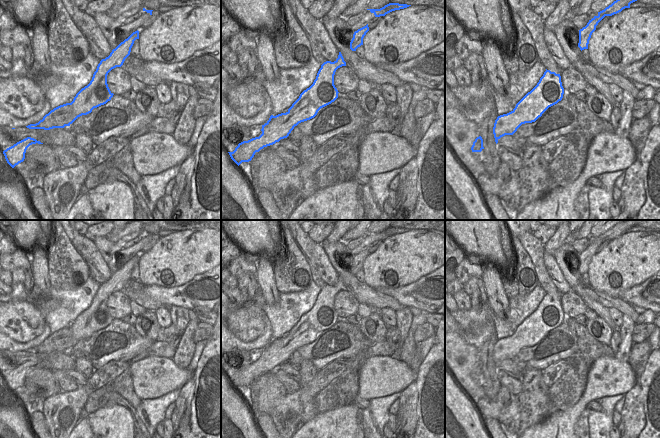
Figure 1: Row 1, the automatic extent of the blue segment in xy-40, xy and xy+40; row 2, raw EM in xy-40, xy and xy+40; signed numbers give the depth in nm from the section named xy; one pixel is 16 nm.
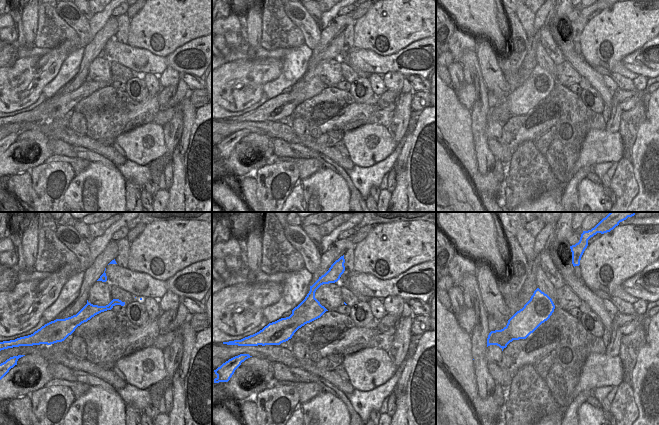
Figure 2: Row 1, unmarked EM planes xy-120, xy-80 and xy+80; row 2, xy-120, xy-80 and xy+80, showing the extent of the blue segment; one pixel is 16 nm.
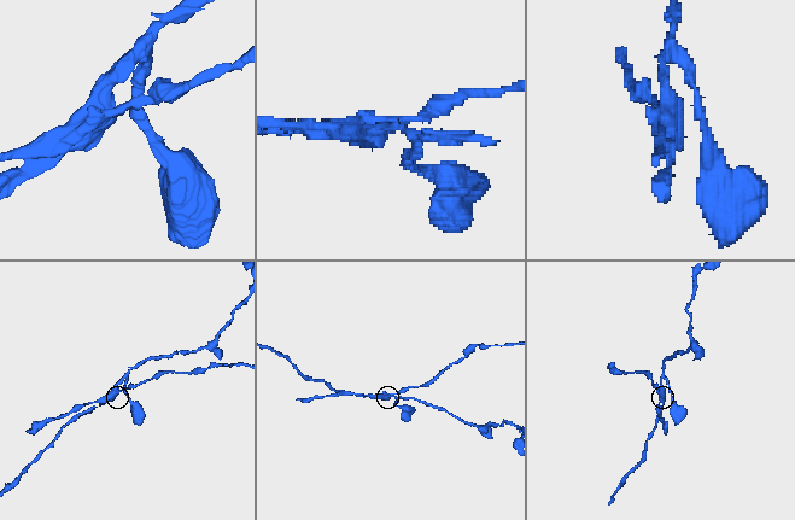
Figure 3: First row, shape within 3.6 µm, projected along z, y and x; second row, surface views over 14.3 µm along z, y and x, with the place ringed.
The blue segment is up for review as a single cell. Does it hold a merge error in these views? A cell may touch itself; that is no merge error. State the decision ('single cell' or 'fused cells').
fused cells

